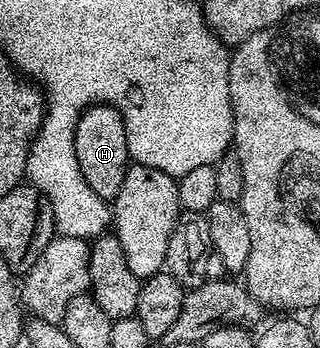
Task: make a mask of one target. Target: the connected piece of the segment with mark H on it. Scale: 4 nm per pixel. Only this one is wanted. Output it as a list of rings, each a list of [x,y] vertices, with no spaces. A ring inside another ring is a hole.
[[[98,104],[83,111],[75,128],[75,160],[79,160],[79,172],[83,172],[83,180],[91,187],[91,192],[99,200],[111,200],[123,188],[123,176],[130,168],[131,159],[127,148],[127,132],[121,114],[113,106]]]

